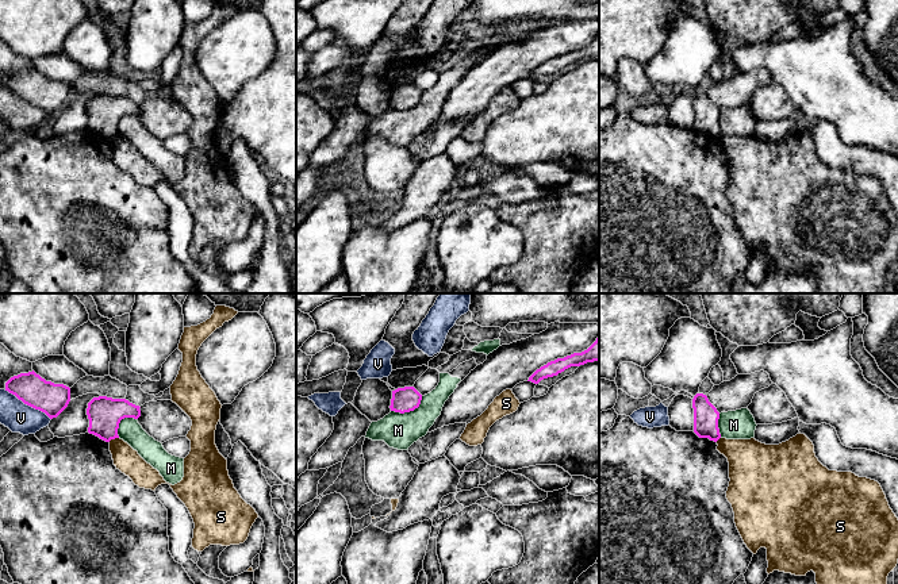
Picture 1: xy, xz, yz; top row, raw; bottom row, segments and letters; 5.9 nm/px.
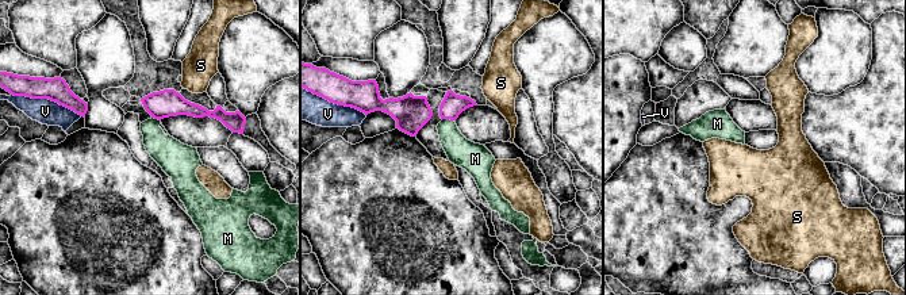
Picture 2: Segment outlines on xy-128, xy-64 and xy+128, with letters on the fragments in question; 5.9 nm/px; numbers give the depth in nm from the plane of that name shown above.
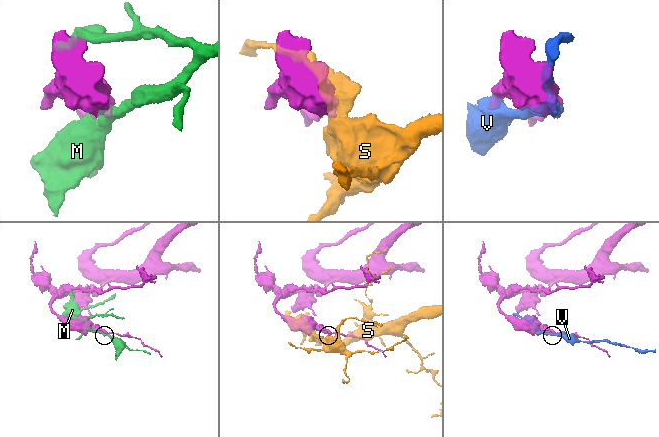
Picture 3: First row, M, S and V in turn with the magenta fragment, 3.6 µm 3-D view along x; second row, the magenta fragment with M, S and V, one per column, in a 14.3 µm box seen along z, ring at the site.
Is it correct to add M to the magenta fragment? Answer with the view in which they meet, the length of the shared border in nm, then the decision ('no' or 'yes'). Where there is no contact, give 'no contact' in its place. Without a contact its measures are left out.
meets magenta in xz; contact 220 nm long; no

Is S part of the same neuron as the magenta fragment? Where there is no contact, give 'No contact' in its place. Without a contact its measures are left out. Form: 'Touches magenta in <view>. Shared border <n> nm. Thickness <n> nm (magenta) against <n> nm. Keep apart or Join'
Touches magenta in xy. Shared border 70 nm. Thickness 200 nm (magenta) against 150 nm. Keep apart

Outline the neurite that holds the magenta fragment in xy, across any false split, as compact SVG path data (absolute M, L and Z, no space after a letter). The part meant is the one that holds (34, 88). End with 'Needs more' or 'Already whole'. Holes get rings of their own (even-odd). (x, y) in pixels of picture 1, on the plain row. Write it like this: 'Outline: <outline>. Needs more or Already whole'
Outline: M34 68L11 74L5 80L5 88L50 116L57 115L70 99L69 84L46 78Z. Already whole

